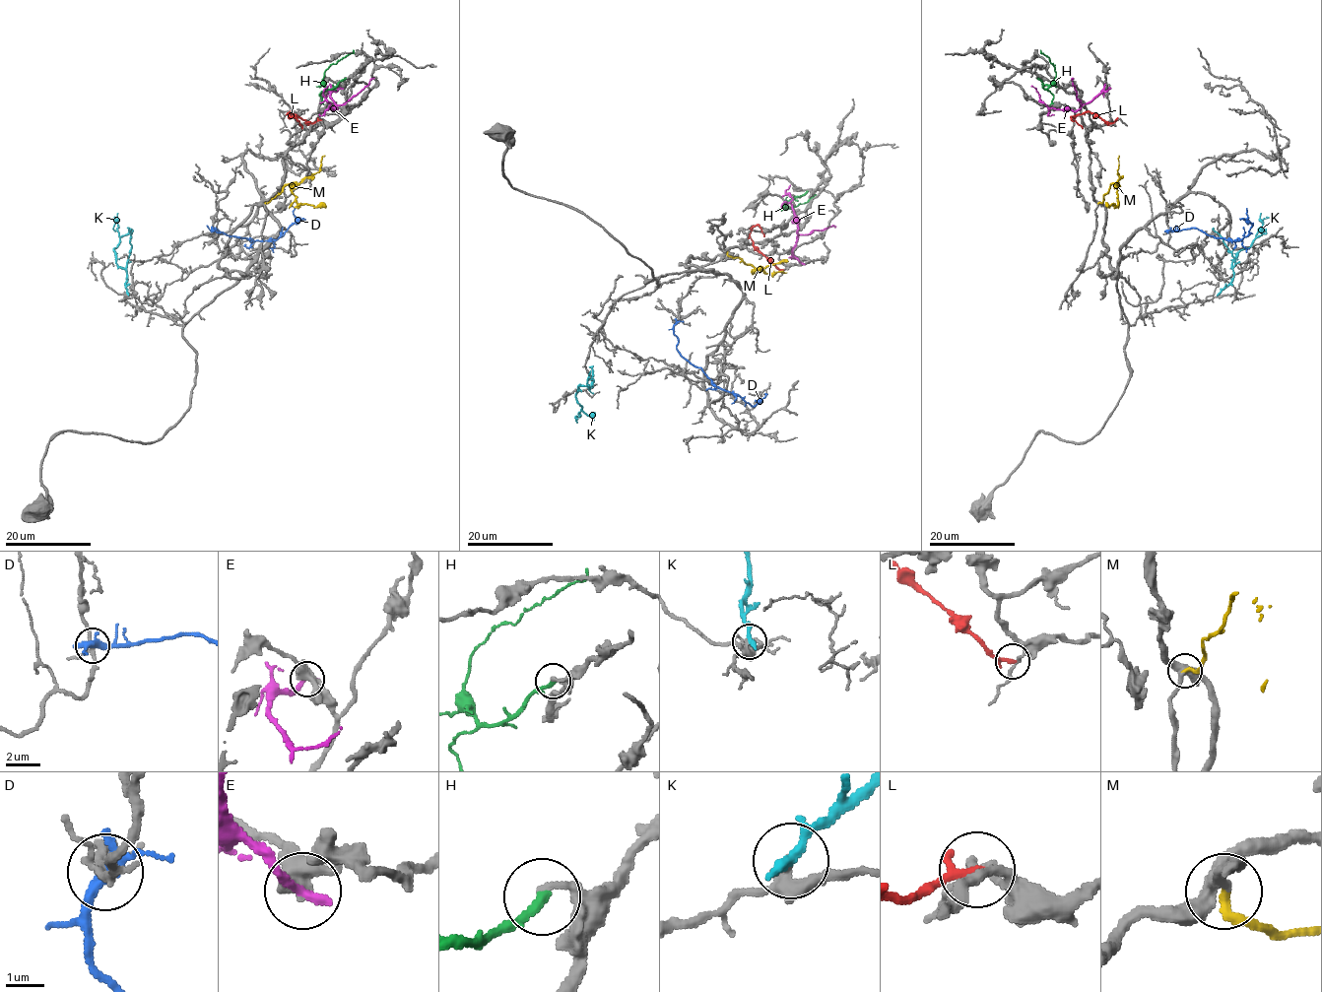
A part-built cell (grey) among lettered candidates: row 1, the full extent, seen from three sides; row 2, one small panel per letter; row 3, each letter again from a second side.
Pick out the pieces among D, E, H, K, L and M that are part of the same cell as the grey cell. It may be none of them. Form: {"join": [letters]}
{"join": ["M"]}

